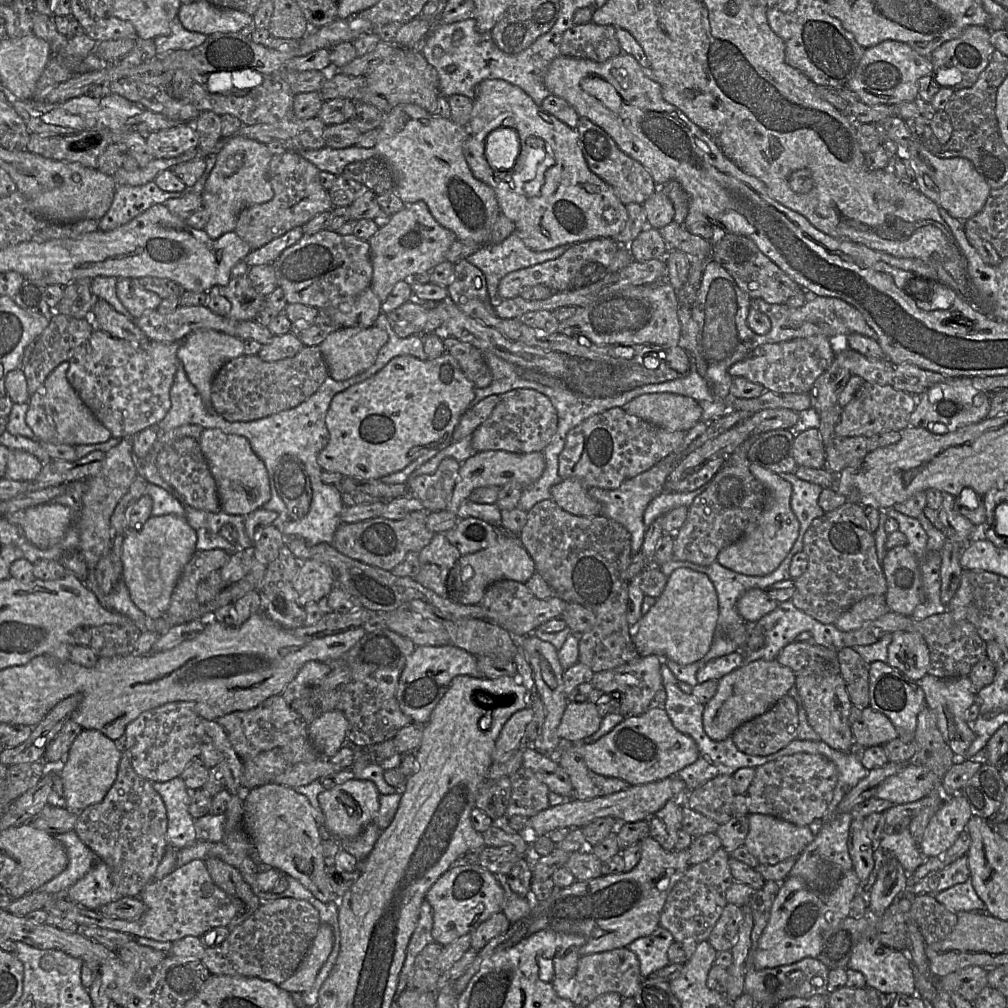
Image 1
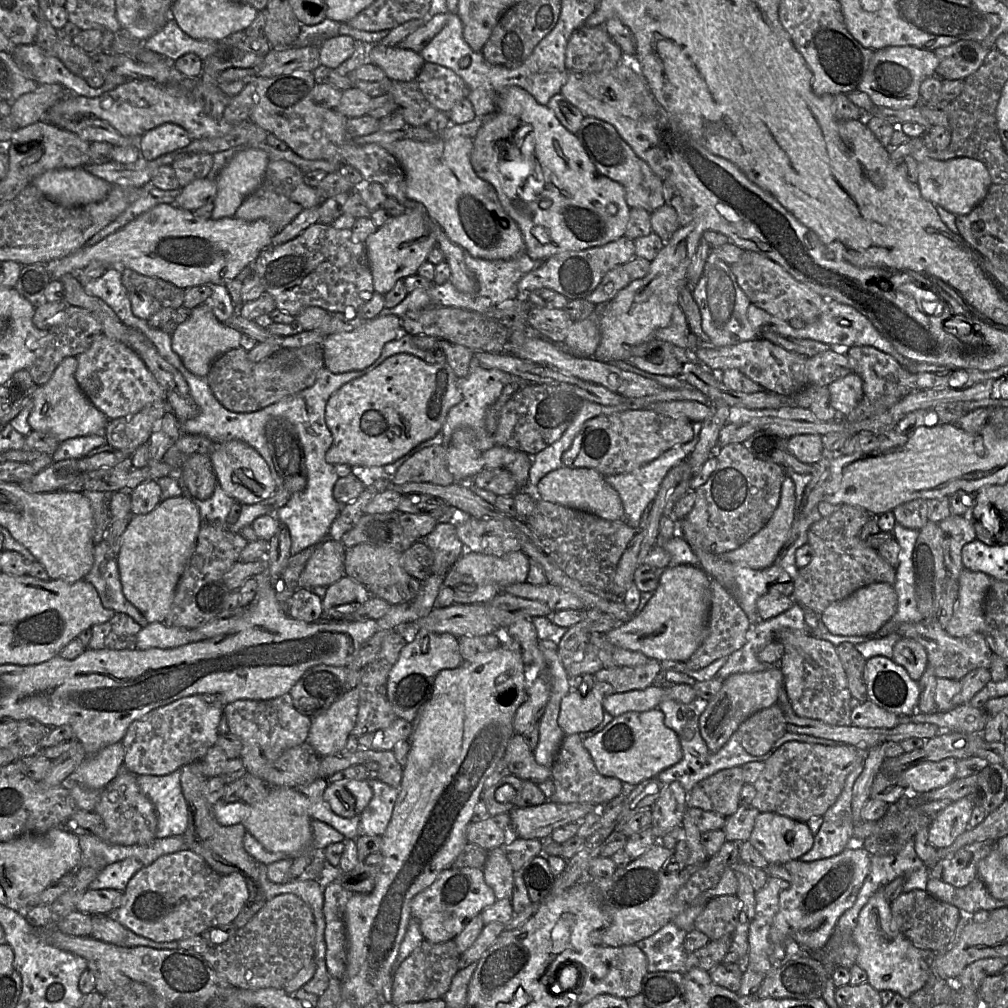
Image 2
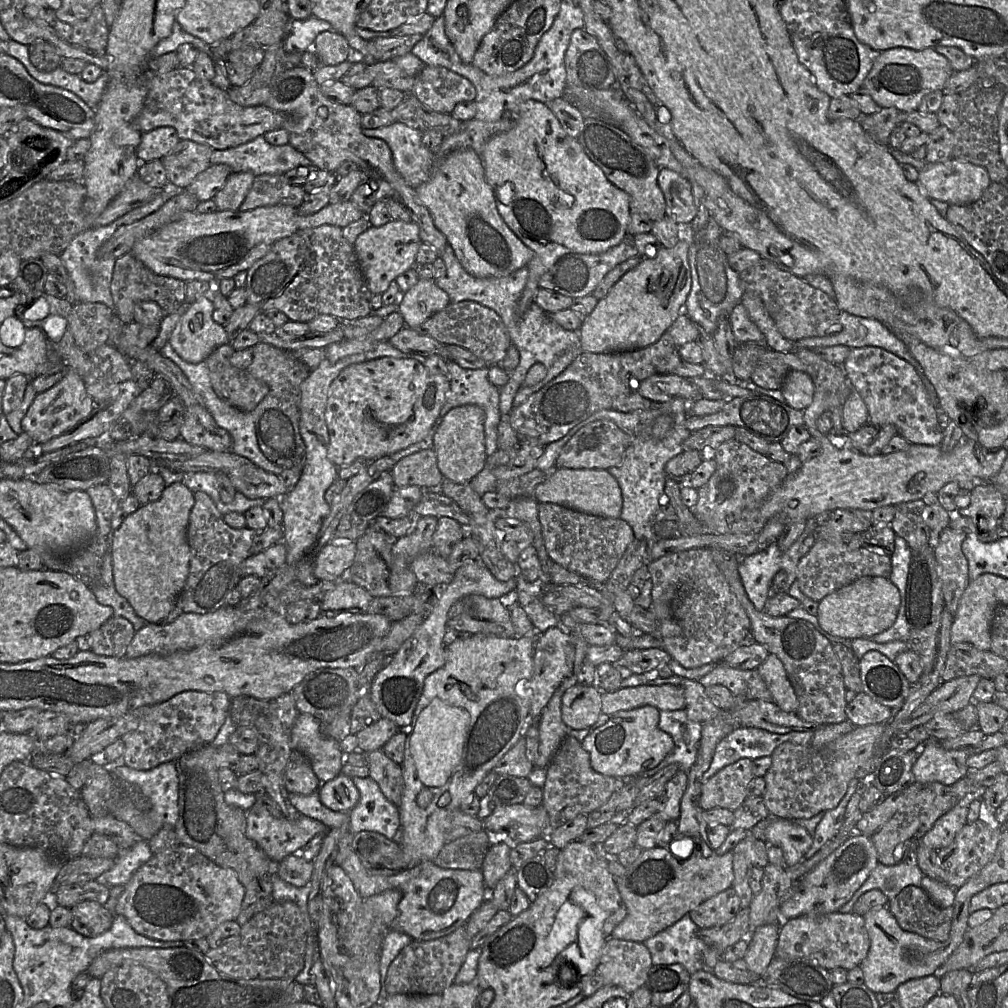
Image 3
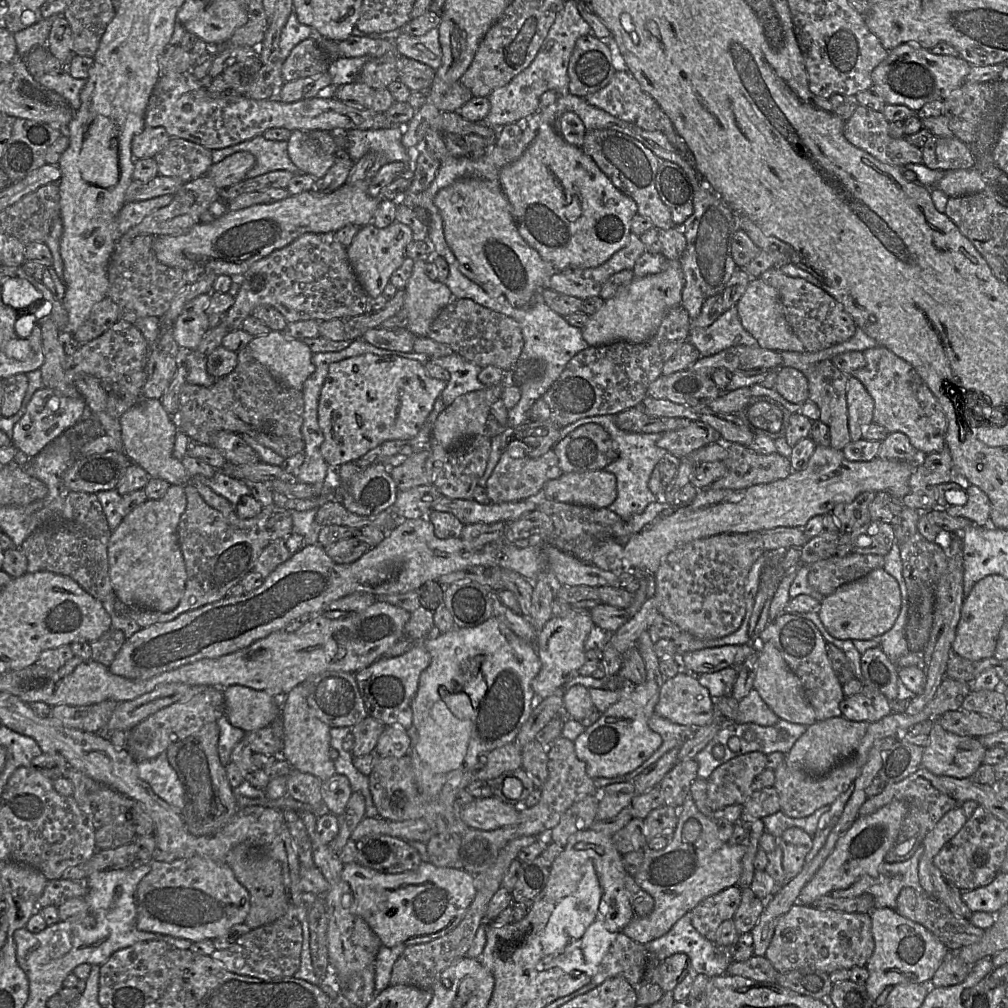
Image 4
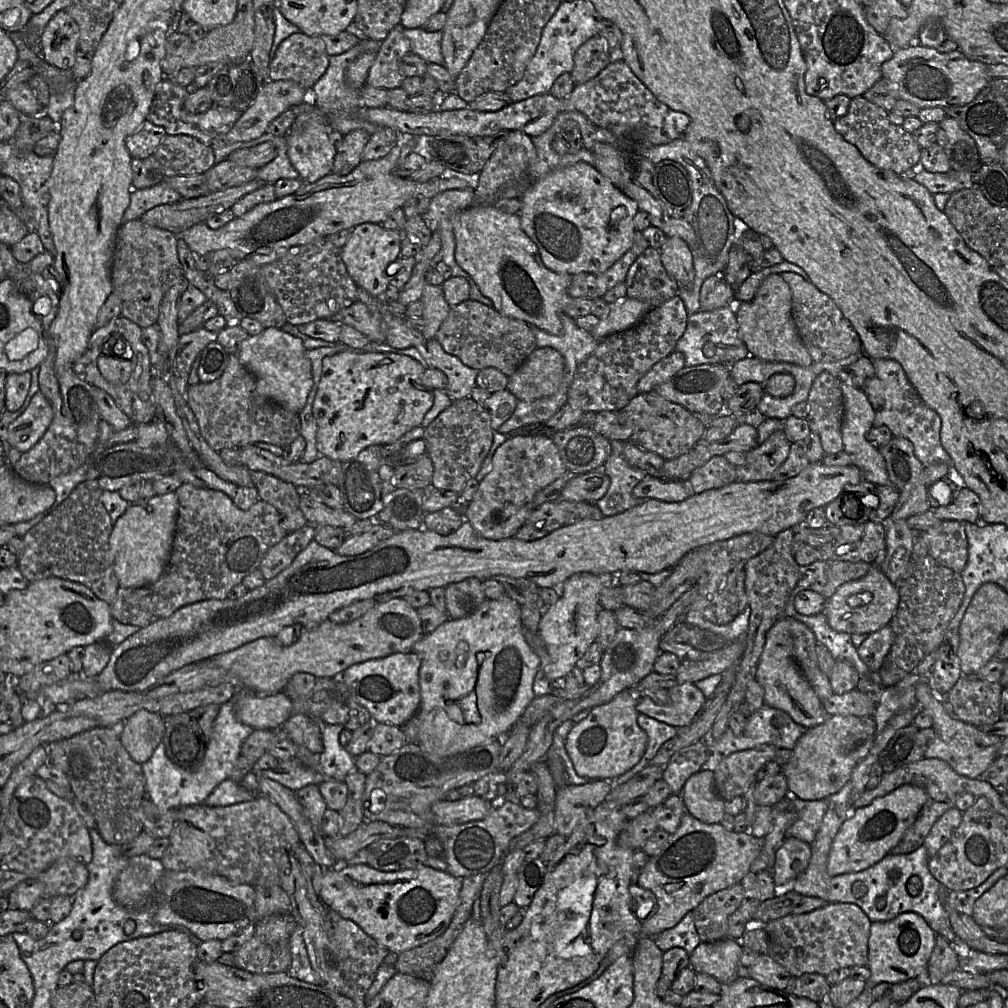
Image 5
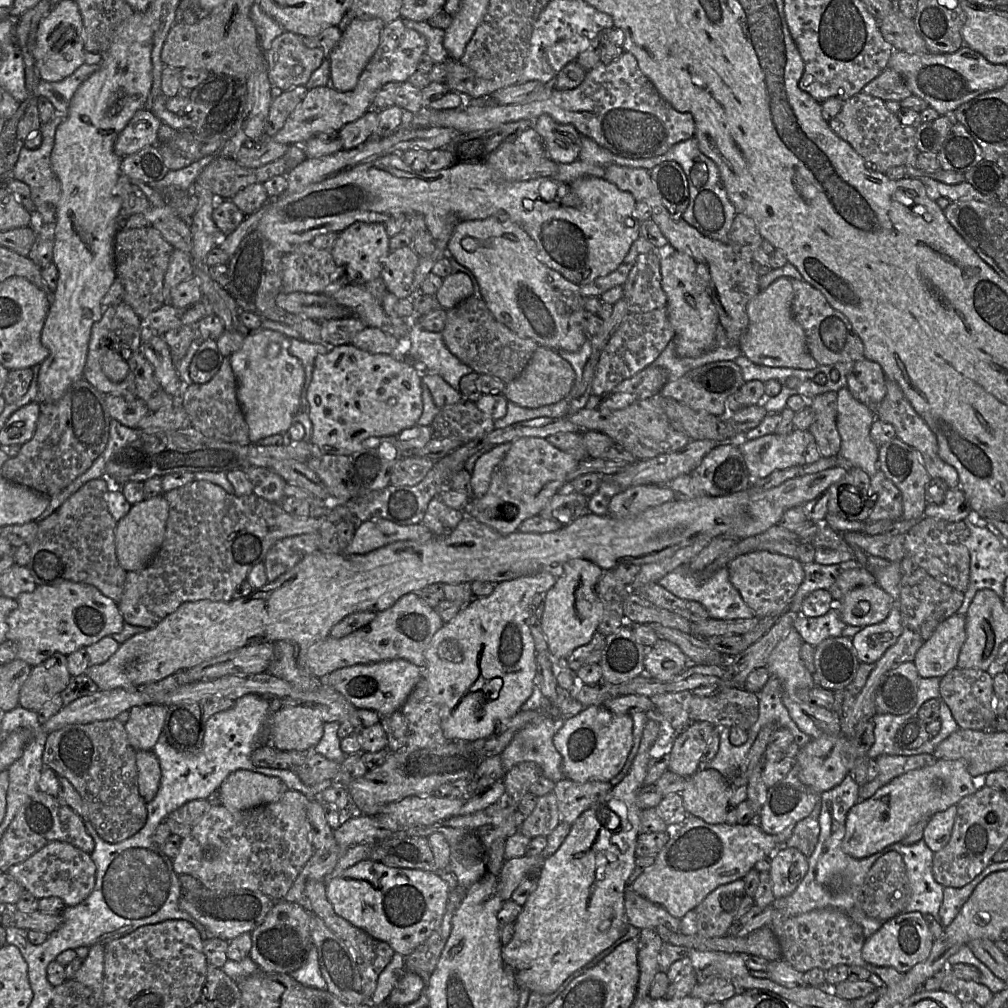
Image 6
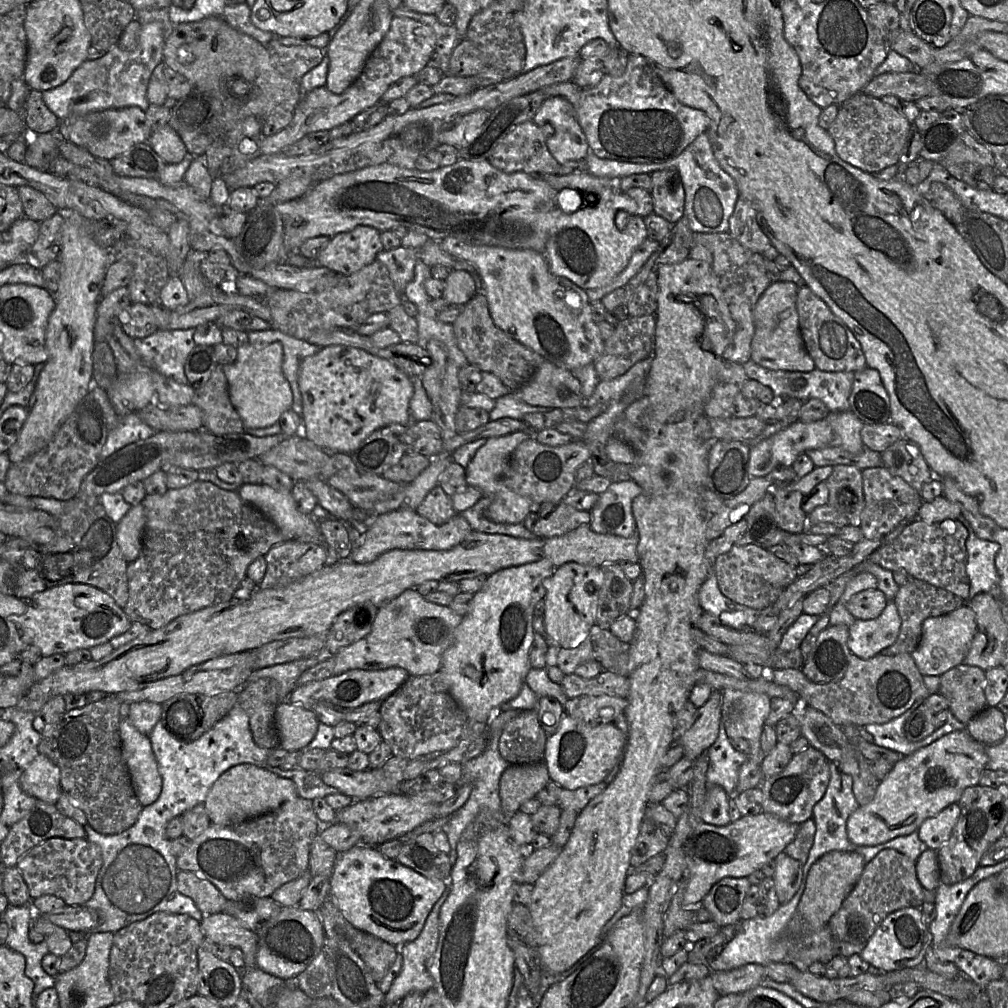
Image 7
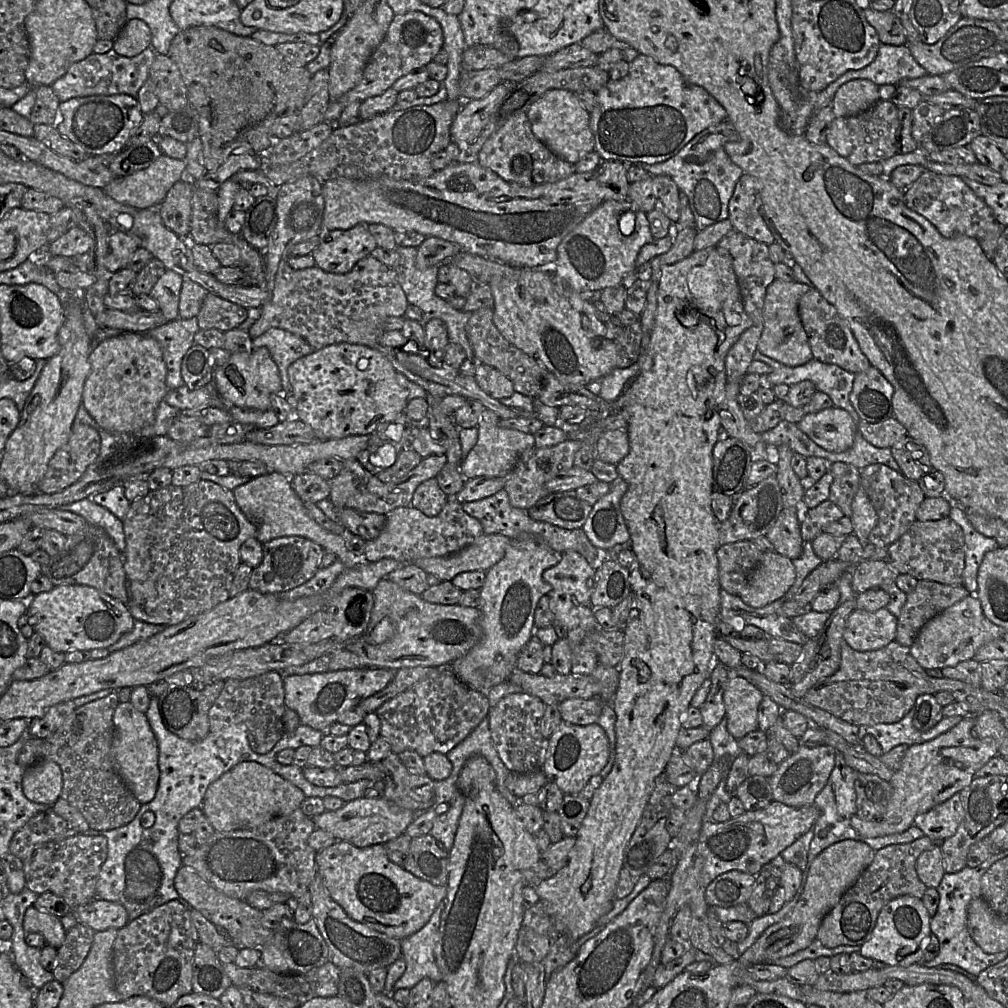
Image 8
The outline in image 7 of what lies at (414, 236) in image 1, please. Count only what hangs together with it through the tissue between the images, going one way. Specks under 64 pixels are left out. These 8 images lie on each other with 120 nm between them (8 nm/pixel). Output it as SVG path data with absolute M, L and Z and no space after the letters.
M365 225L337 233L319 252L316 265L343 275L353 274L375 261L377 254L384 249L380 233Z

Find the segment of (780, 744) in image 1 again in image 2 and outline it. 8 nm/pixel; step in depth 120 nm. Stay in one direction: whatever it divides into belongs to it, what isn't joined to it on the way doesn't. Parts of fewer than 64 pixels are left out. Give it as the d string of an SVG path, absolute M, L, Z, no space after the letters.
M776 703L757 711L737 729L740 743L747 753L760 756L767 753L787 731L785 713Z

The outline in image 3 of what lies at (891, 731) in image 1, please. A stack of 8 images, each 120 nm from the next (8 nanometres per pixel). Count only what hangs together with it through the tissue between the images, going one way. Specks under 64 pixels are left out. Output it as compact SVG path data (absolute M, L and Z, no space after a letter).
M864 691L856 694L855 698L846 705L847 720L855 727L882 724L889 719L891 708L882 705Z

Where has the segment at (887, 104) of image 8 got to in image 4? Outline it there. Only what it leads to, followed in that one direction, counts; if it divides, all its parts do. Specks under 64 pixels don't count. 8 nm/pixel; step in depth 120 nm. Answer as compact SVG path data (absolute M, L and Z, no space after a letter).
M859 105L845 122L843 133L853 146L882 163L899 168L922 163L922 149L912 145L907 137L891 137L888 126L882 112Z

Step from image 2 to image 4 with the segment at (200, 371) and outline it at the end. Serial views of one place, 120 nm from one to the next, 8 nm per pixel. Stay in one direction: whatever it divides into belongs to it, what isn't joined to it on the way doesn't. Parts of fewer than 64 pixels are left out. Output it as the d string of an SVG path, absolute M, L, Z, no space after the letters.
M201 294L189 301L173 326L173 336L179 347L196 350L203 335L210 329L206 309L210 294Z

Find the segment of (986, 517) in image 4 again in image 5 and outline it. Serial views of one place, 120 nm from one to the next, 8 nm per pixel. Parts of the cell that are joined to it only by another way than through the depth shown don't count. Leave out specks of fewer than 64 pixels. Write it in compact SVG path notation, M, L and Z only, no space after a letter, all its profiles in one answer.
M960 487L951 494L951 501L945 506L932 508L933 514L941 521L953 520L978 523L980 521L980 498L967 487Z

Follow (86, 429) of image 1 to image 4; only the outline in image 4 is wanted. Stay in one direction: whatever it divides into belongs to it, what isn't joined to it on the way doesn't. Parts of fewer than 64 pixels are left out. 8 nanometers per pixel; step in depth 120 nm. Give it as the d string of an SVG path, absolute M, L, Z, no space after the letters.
M42 387L33 394L24 415L14 425L12 444L29 458L33 457L65 430L76 425L82 419L85 408L86 402L82 396L65 397L50 388Z

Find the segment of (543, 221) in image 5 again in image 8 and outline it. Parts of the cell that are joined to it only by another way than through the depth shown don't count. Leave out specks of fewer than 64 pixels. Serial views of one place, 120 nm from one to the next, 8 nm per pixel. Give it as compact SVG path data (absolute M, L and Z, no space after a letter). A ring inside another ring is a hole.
M628 198L623 201L606 200L564 237L557 248L557 258L551 269L561 281L579 293L602 291L625 284L637 274L638 253L653 239L647 213ZM625 212L635 215L634 230L630 235L624 235L619 228L619 219Z

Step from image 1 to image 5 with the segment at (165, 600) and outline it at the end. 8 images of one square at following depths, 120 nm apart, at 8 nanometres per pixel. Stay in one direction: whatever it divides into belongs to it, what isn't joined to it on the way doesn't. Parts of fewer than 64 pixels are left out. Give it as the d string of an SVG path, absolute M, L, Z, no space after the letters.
M171 492L155 495L141 504L130 504L117 519L109 537L109 550L120 587L144 587L161 577L172 552L178 508L178 497Z

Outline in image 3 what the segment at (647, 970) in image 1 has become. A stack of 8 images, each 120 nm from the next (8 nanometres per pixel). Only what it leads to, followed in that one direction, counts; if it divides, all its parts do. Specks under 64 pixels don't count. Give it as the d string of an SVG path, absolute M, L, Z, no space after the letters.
M684 915L679 921L646 940L652 964L681 964L692 975L699 970L712 971L721 955L698 936L699 928Z

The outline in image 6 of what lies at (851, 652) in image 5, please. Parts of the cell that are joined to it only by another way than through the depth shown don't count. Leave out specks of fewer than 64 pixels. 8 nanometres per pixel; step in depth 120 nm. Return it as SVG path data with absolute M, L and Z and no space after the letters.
M834 605L827 613L818 617L806 617L801 612L797 612L793 627L798 631L804 643L816 647L827 638L842 636L846 624Z

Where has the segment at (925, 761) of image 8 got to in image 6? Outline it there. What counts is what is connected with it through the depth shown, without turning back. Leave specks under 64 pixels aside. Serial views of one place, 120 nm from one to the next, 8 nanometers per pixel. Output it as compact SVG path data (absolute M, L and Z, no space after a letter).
M938 759L933 765L909 771L880 788L872 797L858 801L848 812L842 850L847 855L862 859L869 857L885 847L901 842L910 830L921 820L957 805L964 797L977 791L973 777L961 760Z

